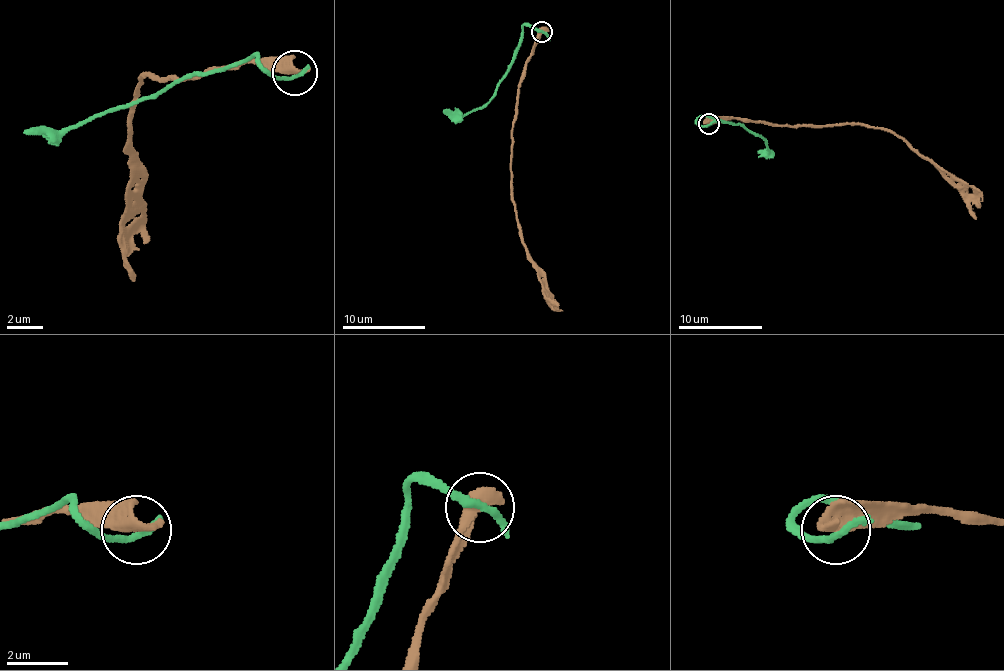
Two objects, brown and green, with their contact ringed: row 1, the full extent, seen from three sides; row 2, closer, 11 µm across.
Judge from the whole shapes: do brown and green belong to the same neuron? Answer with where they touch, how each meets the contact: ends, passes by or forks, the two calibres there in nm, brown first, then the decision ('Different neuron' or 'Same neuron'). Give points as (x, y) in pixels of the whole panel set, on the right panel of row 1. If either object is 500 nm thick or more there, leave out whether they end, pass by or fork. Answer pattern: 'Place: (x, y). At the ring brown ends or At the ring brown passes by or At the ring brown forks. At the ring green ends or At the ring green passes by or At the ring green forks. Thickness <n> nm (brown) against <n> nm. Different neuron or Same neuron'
Place: (708, 123). At the ring brown ends. At the ring green passes by. Thickness 480 nm (brown) against 200 nm. Different neuron

